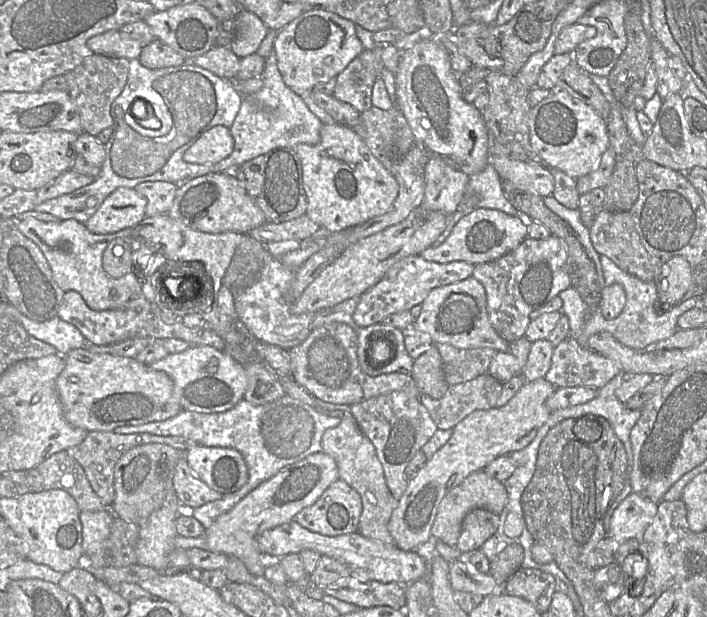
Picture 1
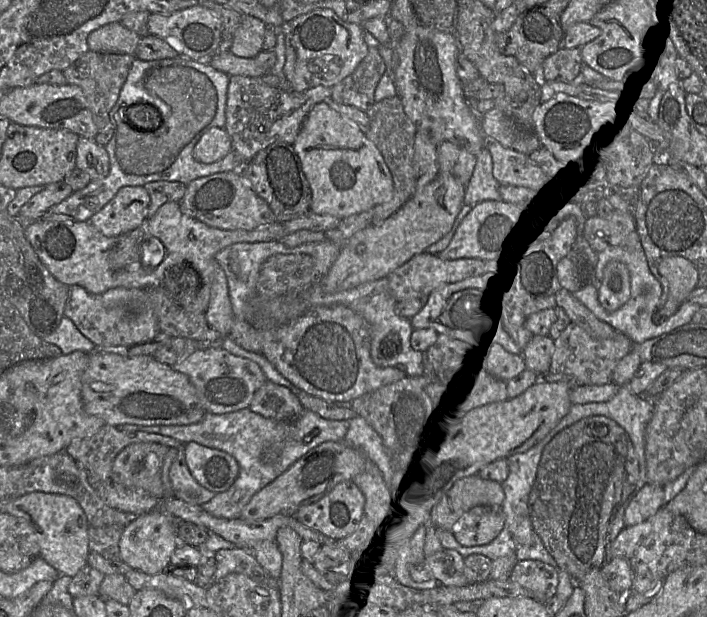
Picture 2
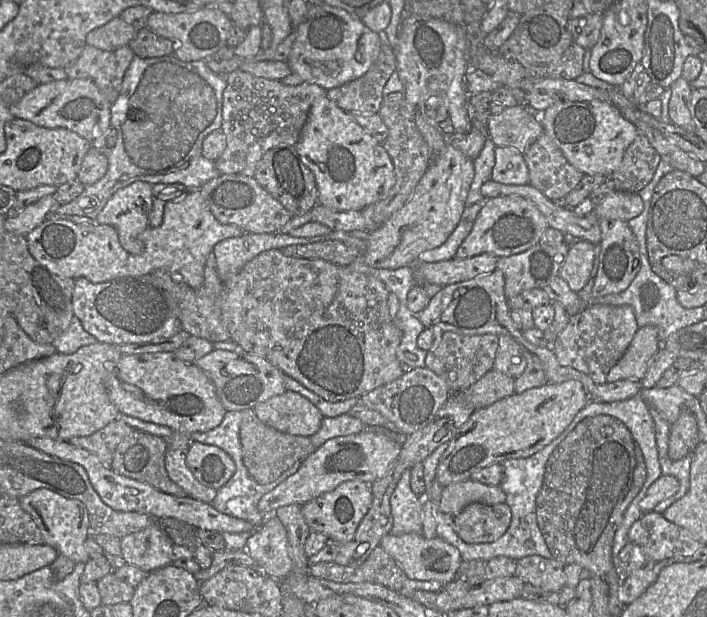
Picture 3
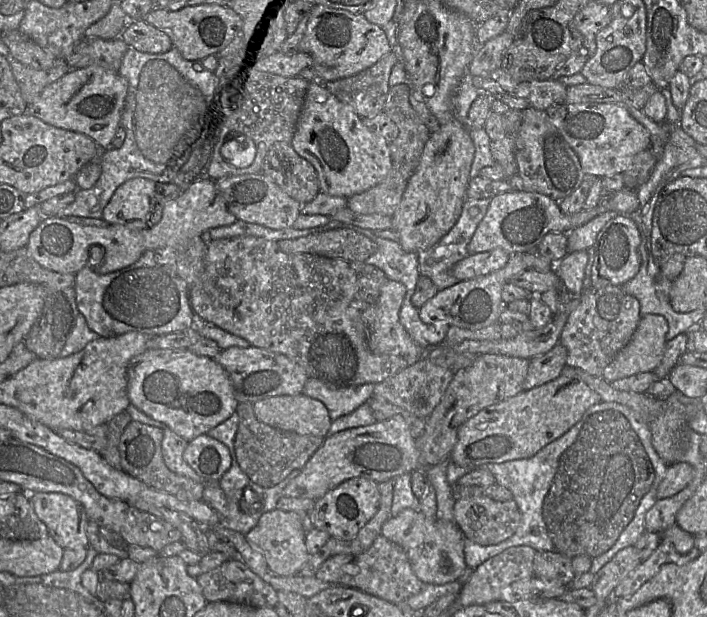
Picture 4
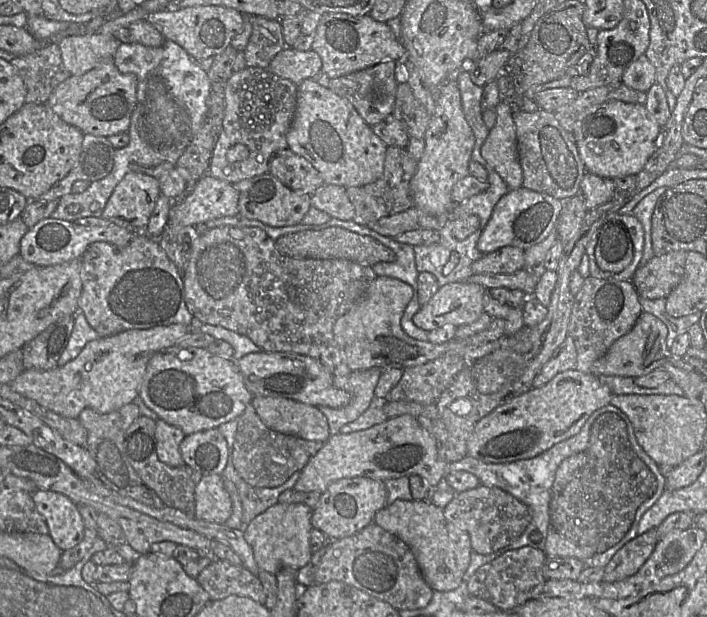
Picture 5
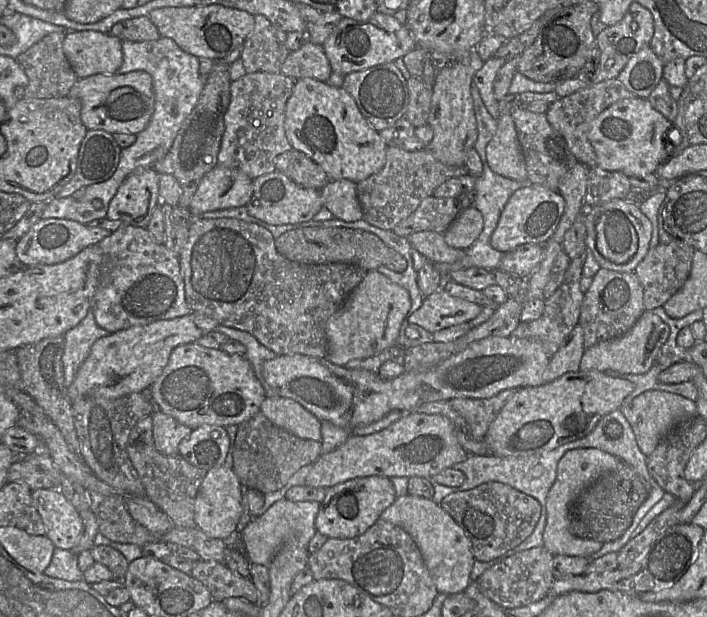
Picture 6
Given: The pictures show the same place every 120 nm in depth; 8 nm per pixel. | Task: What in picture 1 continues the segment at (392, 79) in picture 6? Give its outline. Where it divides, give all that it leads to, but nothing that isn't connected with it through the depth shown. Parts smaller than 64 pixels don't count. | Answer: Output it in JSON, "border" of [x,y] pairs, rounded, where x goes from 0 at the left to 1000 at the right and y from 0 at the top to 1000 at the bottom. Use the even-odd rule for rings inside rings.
{"border":[[[515,79],[478,120],[471,156],[495,169],[509,183],[525,177],[526,146],[535,125],[529,100],[528,83]]]}

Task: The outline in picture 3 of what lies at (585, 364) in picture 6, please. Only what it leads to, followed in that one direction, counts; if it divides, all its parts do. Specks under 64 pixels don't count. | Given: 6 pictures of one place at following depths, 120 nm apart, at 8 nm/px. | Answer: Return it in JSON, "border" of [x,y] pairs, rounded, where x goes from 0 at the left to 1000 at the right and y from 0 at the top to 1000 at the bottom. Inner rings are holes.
{"border":[[[925,527],[904,532],[883,575],[861,601],[859,621],[885,614],[907,618],[918,585],[931,569],[931,532]]]}

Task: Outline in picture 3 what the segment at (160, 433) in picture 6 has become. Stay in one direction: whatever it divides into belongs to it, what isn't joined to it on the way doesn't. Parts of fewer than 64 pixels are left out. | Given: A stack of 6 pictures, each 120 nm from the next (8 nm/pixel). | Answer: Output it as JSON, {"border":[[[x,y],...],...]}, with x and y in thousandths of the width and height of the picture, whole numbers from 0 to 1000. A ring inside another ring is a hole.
{"border":[[[257,724],[239,731],[233,739],[233,759],[240,776],[256,789],[263,804],[298,815],[307,801],[307,794],[284,784],[263,754],[266,724]]]}

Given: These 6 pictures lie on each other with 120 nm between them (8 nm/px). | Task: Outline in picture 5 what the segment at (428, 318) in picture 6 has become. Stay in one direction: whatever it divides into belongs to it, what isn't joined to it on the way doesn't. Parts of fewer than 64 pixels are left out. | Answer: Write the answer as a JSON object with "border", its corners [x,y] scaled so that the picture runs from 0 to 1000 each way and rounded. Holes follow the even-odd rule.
{"border":[[[663,455],[622,464],[610,485],[586,509],[584,524],[603,536],[631,525],[669,524],[685,507],[683,486],[690,470]]]}

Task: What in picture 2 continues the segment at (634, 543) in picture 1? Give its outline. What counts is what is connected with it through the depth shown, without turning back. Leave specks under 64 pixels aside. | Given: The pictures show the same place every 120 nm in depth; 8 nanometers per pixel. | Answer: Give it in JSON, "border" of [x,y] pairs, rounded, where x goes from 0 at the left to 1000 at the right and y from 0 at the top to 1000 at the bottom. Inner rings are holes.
{"border":[[[931,784],[911,786],[887,818],[883,830],[885,853],[904,849],[938,822],[939,791]]]}

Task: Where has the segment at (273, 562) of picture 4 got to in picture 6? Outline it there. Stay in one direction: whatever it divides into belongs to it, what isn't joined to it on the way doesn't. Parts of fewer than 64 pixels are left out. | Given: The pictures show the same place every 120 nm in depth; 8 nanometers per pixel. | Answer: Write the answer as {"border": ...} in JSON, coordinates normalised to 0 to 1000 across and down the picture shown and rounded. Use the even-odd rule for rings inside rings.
{"border":[[[399,807],[385,817],[369,836],[359,840],[341,862],[344,895],[358,914],[380,919],[396,887],[406,875],[419,875],[424,885],[436,888],[437,877],[447,864],[446,841],[453,815],[447,812],[413,814]]]}

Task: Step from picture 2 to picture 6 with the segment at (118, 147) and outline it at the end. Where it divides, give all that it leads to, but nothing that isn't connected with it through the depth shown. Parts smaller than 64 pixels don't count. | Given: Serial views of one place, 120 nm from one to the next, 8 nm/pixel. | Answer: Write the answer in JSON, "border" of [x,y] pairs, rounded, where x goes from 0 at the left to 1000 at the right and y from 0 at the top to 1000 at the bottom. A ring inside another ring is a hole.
{"border":[[[228,58],[222,65],[215,66],[173,65],[173,83],[174,102],[164,118],[177,120],[185,115],[205,115],[215,125],[219,165],[214,193],[205,209],[192,219],[191,232],[171,243],[165,274],[156,290],[123,301],[119,323],[115,326],[105,323],[102,316],[91,321],[74,321],[65,327],[64,339],[58,348],[59,355],[86,353],[123,363],[130,357],[149,353],[157,323],[163,318],[178,287],[194,271],[216,271],[222,261],[238,248],[259,198],[269,186],[284,154],[289,141],[289,126],[281,120],[281,94],[259,83],[242,62]],[[134,323],[144,326],[144,335],[140,340],[132,335],[132,324]]]}

